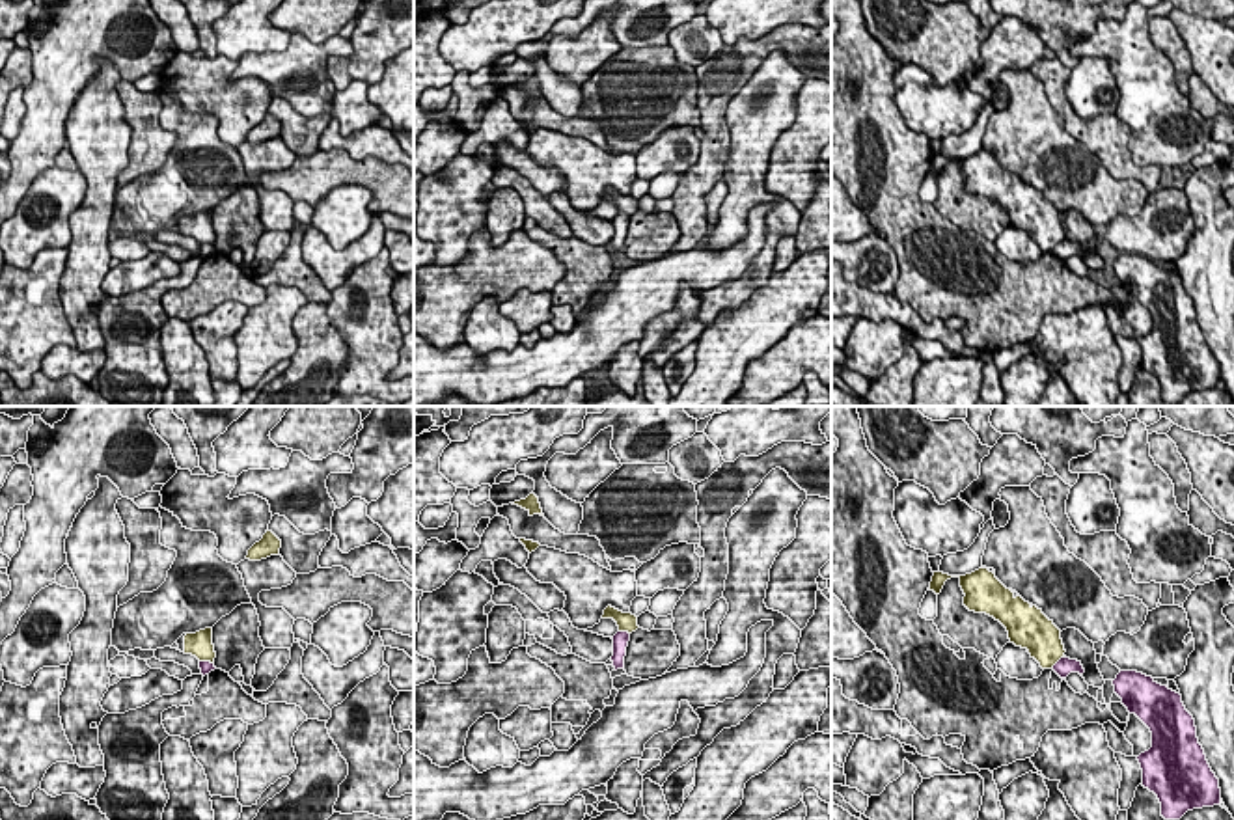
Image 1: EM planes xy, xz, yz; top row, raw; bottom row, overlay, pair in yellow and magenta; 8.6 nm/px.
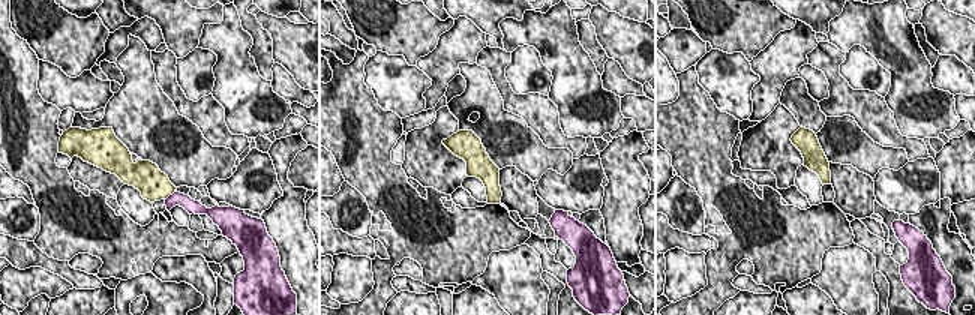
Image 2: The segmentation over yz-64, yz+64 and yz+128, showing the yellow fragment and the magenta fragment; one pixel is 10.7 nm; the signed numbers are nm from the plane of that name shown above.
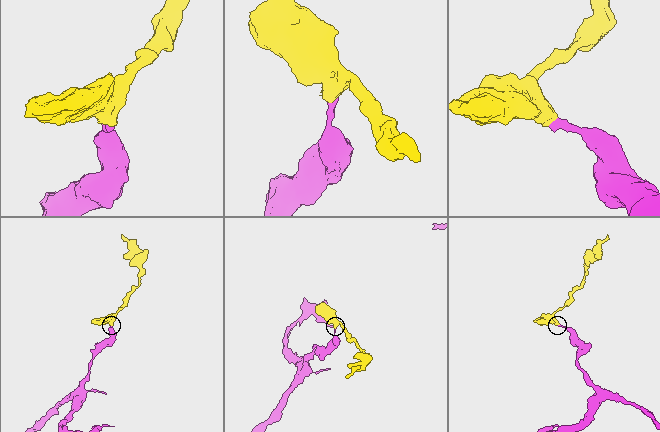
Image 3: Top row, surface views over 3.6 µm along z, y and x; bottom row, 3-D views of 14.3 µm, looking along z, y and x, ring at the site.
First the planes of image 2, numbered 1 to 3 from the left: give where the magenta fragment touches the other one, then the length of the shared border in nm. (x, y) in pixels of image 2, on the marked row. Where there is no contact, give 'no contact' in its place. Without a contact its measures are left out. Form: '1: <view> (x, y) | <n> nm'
1: yz-64 (170, 194) | 160 nm
2: no contact
3: no contact

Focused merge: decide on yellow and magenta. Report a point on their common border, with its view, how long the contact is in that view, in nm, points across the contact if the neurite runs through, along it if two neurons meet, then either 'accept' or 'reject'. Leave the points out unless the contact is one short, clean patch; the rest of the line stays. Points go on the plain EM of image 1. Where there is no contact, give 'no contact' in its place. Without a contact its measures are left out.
yz (1057, 243) | 160 nm | along yz (1065, 239), (1052, 250) | reject

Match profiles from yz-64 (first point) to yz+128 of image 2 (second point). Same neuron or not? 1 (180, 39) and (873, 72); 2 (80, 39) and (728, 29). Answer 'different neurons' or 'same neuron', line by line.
1: different neurons
2: same neuron

